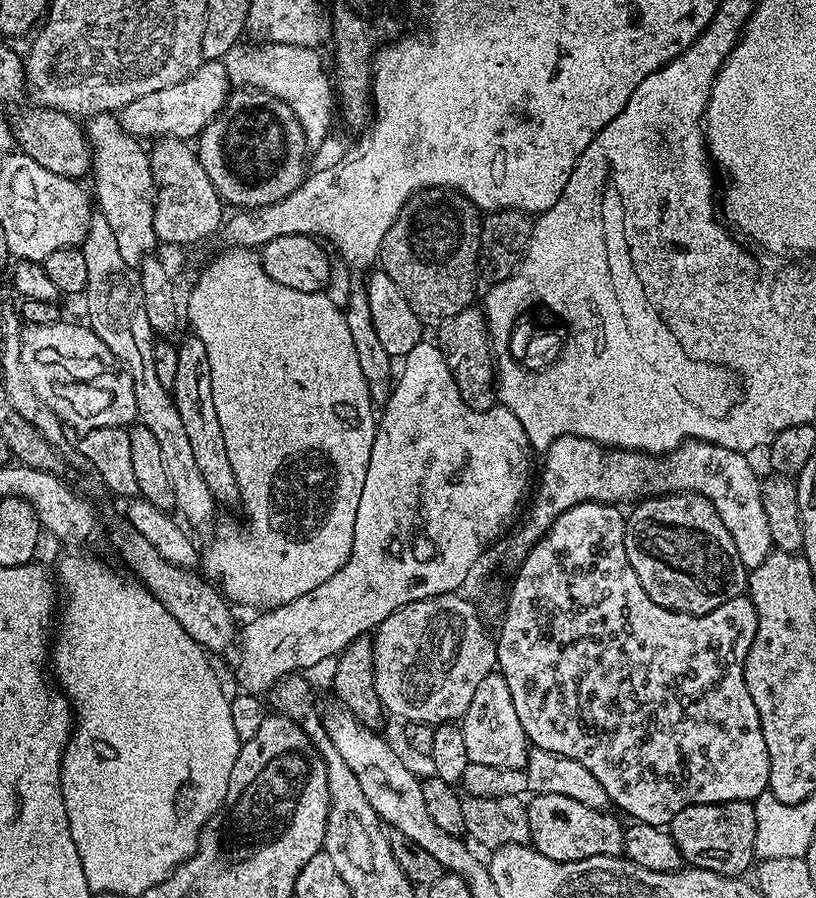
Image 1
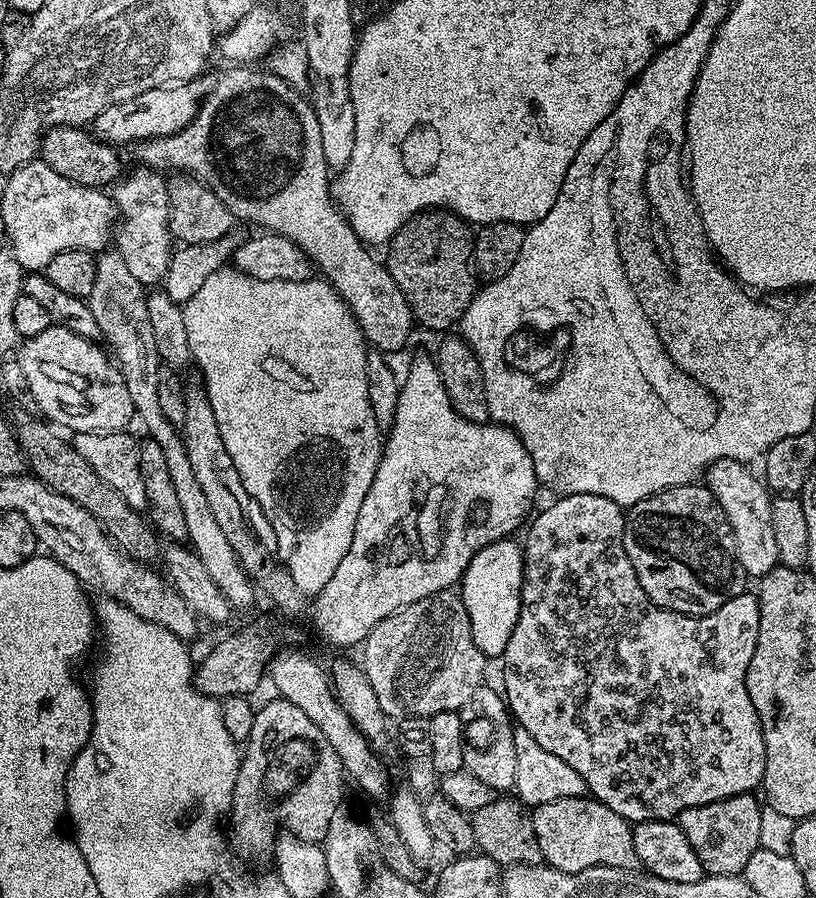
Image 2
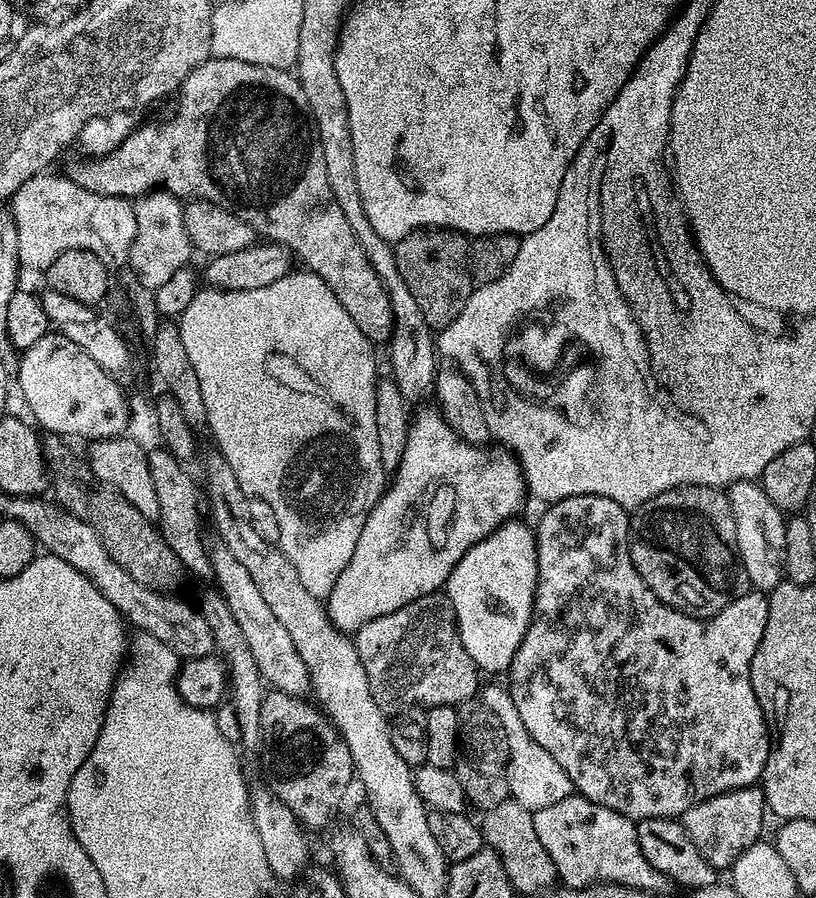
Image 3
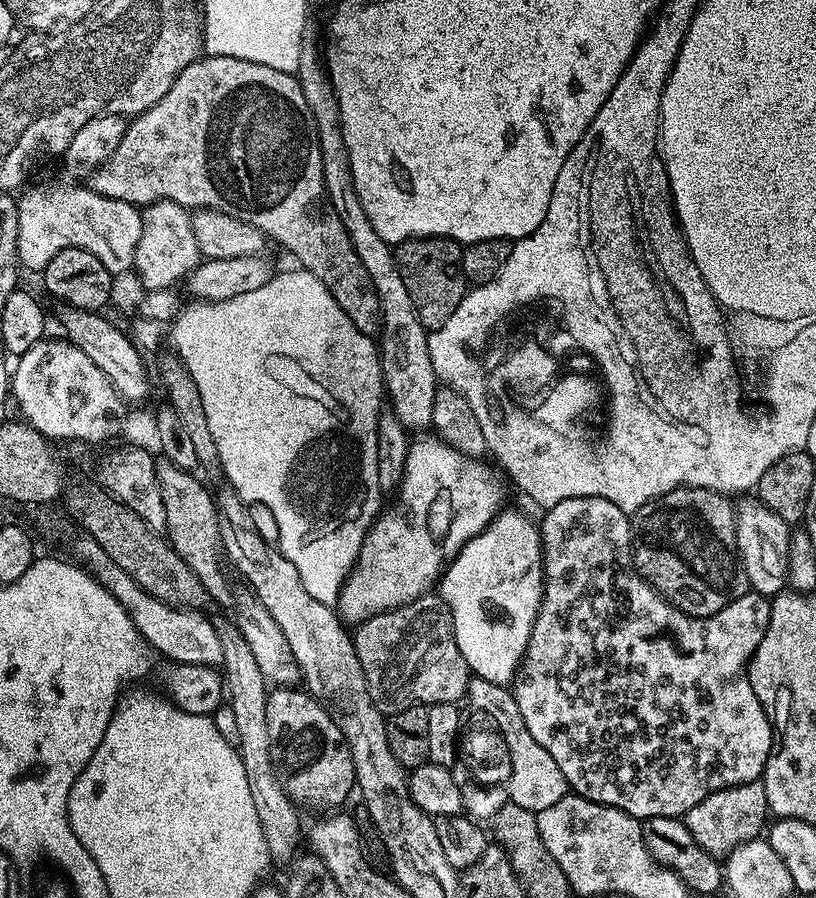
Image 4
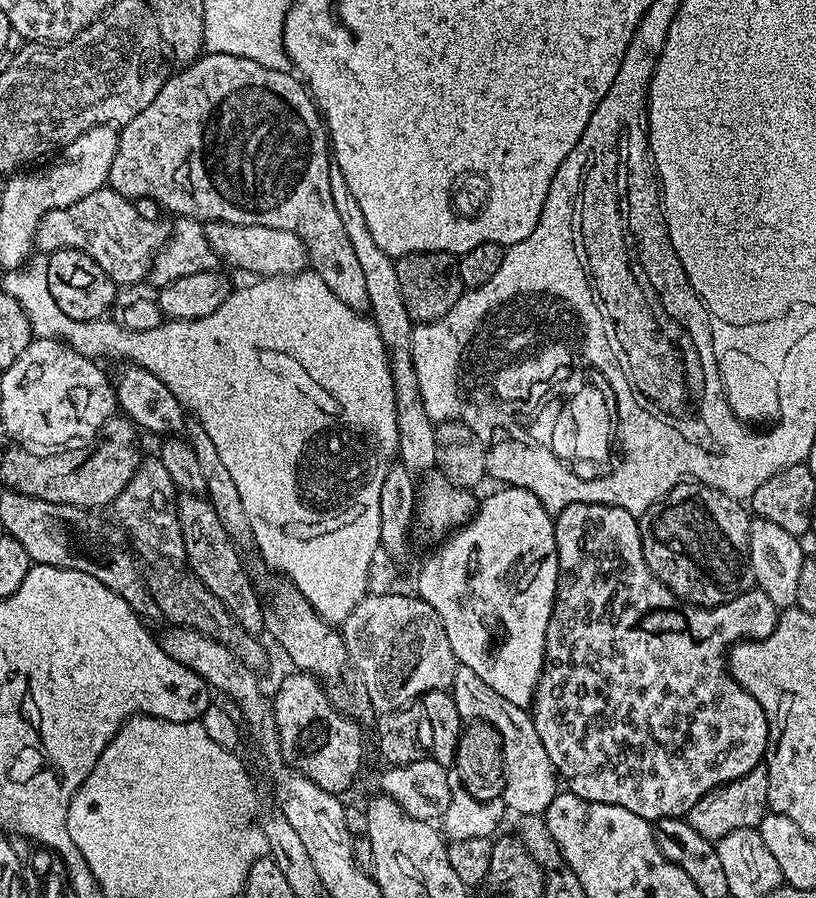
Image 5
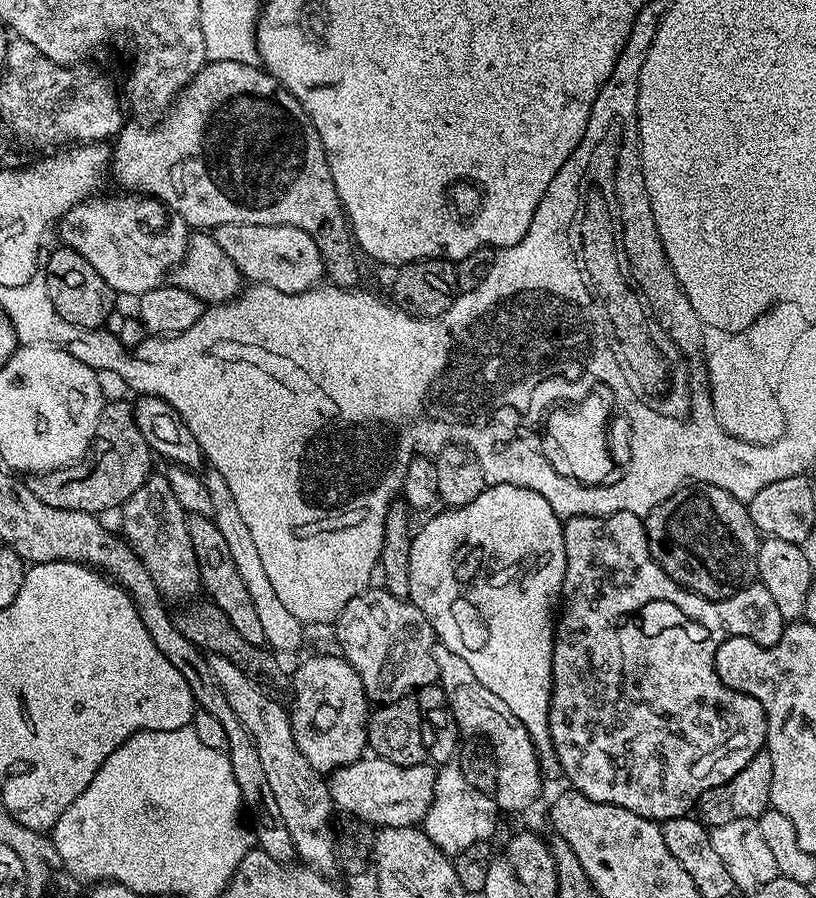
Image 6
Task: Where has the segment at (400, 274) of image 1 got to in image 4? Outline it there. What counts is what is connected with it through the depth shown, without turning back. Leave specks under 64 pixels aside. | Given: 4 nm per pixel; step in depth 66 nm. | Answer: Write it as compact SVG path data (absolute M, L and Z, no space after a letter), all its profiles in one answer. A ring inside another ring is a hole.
M430 236L422 240L406 240L395 249L395 253L402 282L406 282L406 290L410 290L418 318L424 323L425 329L440 328L446 318L458 310L458 302L462 302L470 287L462 266L464 248L454 240Z

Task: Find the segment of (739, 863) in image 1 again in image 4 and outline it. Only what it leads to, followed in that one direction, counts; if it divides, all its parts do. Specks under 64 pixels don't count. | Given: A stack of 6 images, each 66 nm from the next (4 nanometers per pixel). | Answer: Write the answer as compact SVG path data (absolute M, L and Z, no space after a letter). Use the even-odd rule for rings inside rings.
M760 780L723 788L702 798L702 802L698 802L698 806L691 808L682 819L702 850L717 858L727 857L737 846L757 839L765 831L770 820L766 790Z

